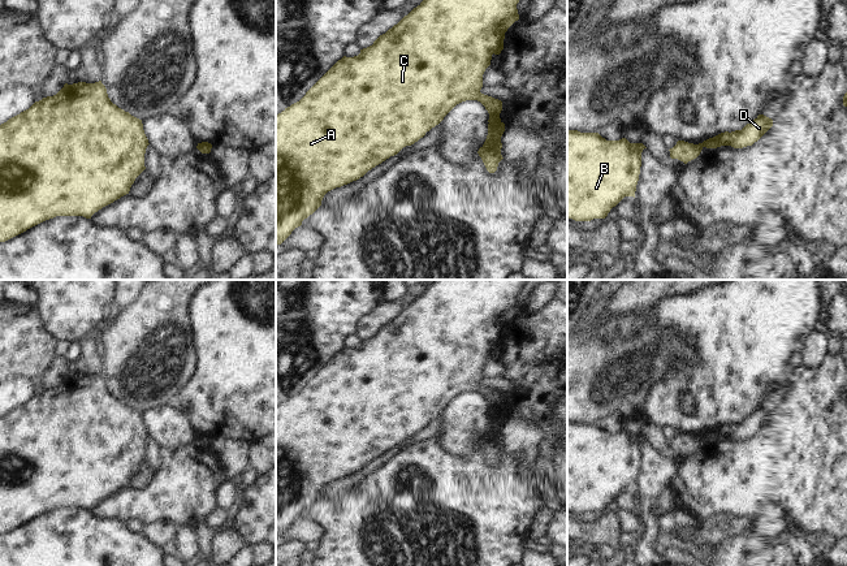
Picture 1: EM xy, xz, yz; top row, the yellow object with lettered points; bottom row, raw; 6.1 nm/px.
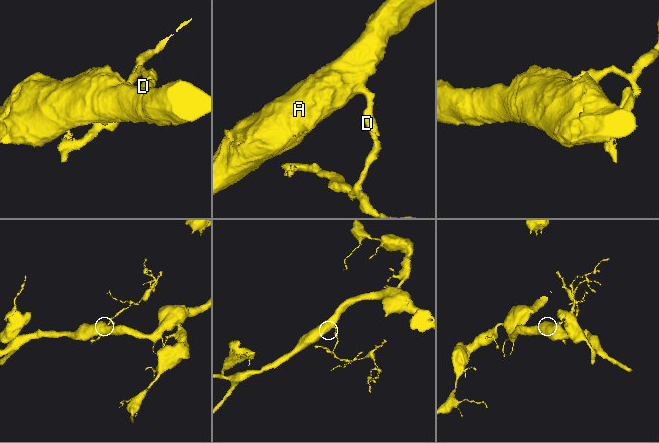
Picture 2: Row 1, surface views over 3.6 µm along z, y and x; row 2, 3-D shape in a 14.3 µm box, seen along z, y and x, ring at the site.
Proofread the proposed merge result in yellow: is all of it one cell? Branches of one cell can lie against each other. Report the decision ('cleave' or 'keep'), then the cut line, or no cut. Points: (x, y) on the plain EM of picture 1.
cleave | xz (489, 413), (500, 414)

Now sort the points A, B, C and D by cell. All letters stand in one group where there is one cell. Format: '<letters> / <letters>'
A B C / D

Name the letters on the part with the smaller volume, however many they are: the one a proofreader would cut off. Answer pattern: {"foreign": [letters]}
{"foreign": ["D"]}

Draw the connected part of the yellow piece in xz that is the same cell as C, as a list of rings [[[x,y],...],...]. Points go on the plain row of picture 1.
[[[435,280],[397,316],[380,327],[372,337],[360,341],[358,347],[343,347],[299,393],[285,399],[276,407],[276,537],[281,536],[295,519],[302,517],[304,510],[321,497],[321,492],[328,483],[359,471],[376,457],[397,446],[403,438],[418,433],[427,423],[438,416],[457,396],[466,392],[477,392],[489,405],[488,414],[501,414],[500,405],[502,402],[502,393],[480,384],[483,379],[483,366],[491,357],[492,346],[500,346],[504,341],[505,324],[519,311],[517,295],[524,284],[526,280]]]

